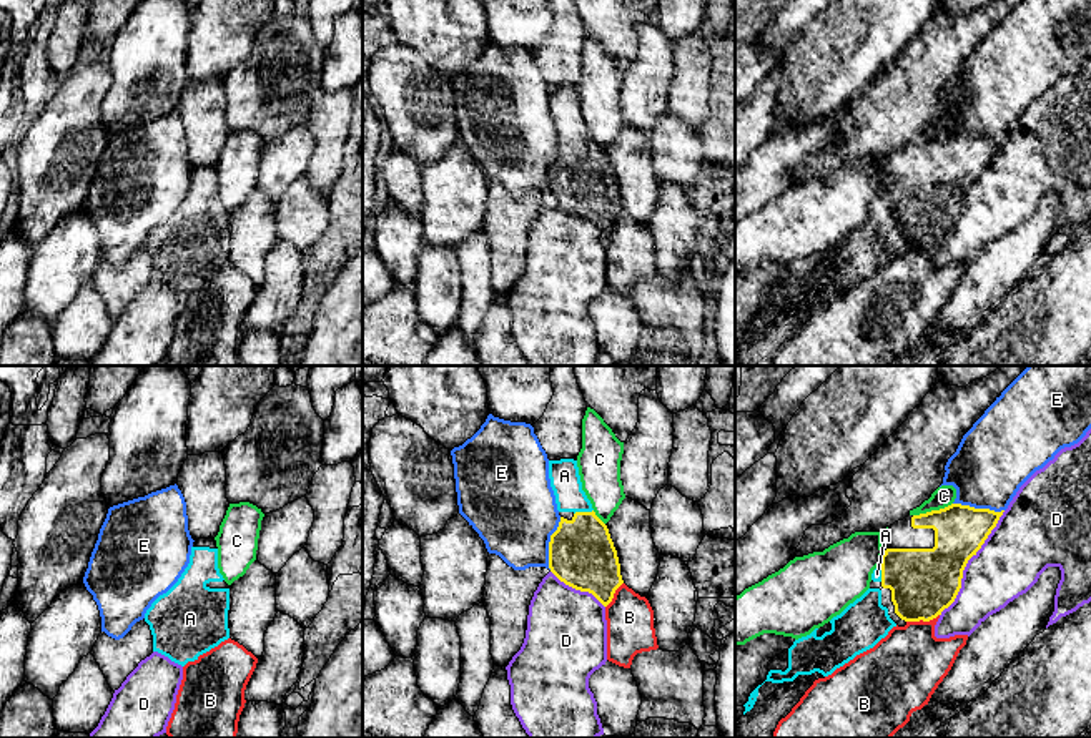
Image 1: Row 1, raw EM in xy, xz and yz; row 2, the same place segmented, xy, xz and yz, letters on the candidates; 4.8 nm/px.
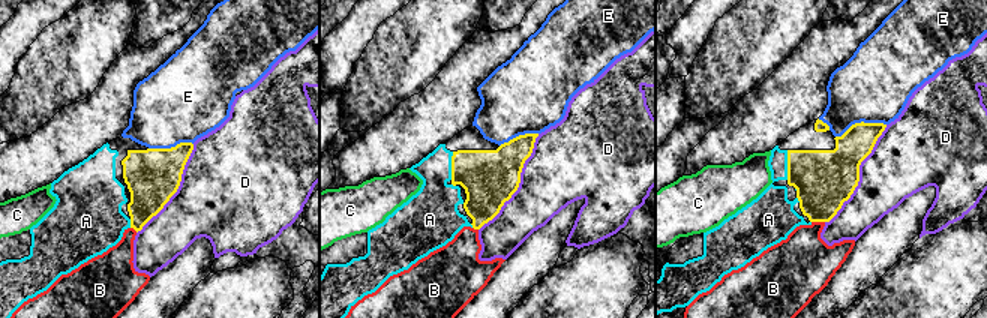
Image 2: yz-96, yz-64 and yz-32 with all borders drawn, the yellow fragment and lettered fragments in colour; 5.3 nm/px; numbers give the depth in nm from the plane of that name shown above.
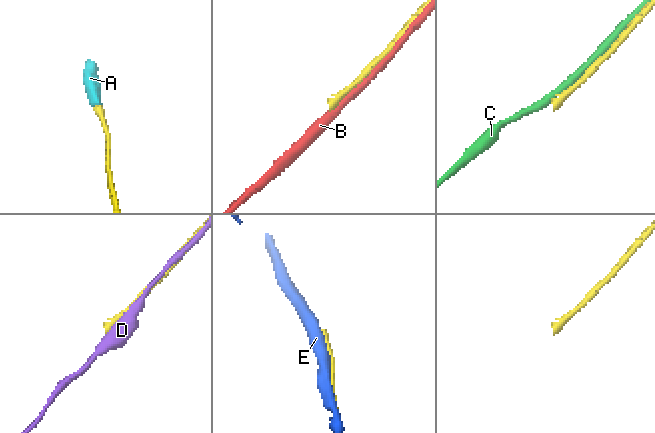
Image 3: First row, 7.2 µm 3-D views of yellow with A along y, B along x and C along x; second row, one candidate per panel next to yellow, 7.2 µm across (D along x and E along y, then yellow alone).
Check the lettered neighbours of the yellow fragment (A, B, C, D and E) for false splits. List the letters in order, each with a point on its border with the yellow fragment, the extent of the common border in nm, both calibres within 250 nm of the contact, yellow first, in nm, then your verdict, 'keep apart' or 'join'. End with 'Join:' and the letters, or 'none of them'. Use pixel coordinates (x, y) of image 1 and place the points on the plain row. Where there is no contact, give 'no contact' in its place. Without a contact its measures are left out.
A: contact xz (582, 140); length 100 nm; calibres 320 and 140 nm; join
B: contact yz (922, 246); length 170 nm; calibres 320 and 360 nm; keep apart
C: contact yz (932, 138); length 200 nm; calibres 260 and 100 nm; keep apart
D: contact yz (967, 190); length 600 nm; calibres 320 and 320 nm; keep apart
E: contact xz (549, 172); length 260 nm; calibres 320 and 420 nm; keep apart
Join: A

